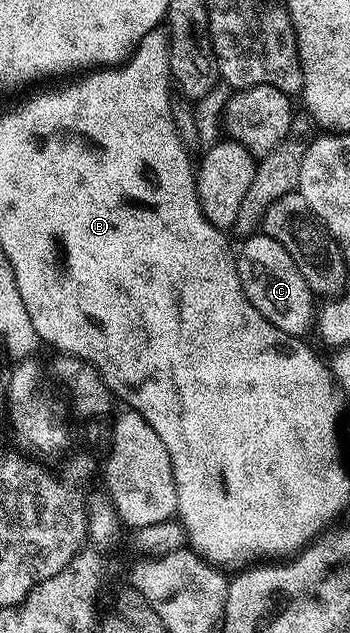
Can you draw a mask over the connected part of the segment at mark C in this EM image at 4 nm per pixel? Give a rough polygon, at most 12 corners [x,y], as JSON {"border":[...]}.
{"border":[[275,239],[236,250],[247,299],[279,331],[300,338],[315,294]]}

